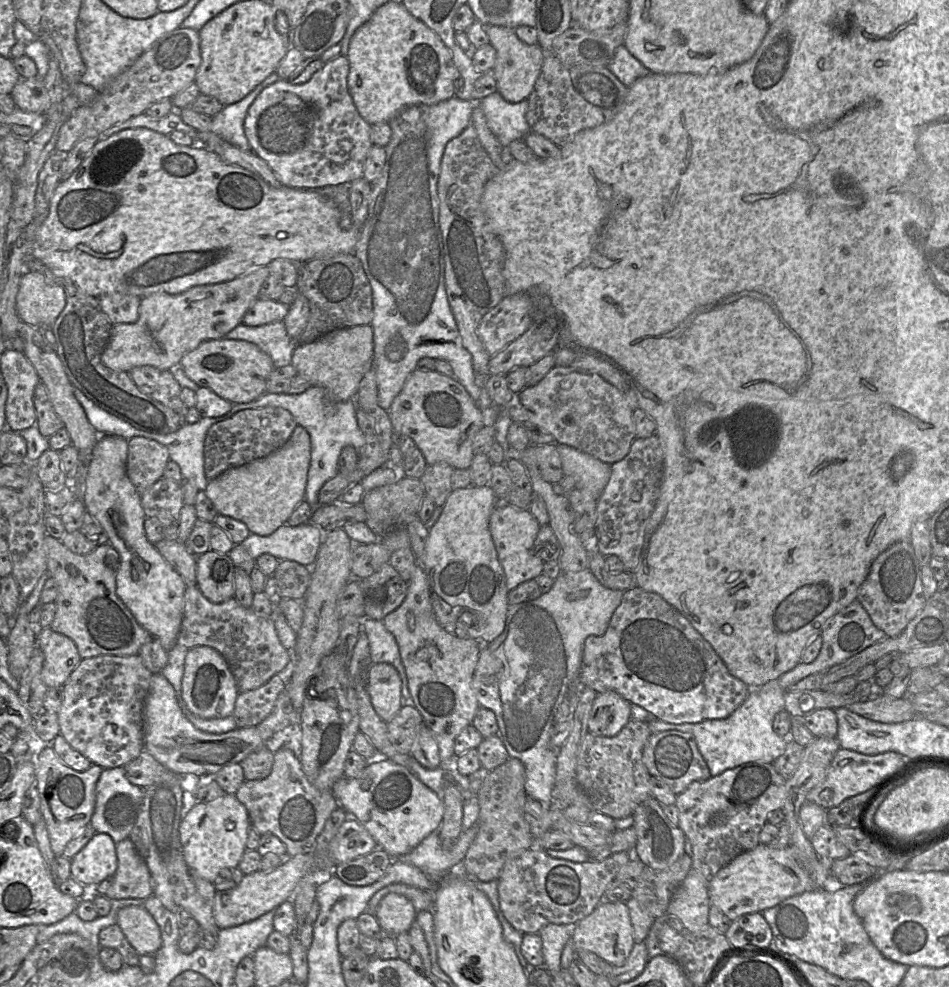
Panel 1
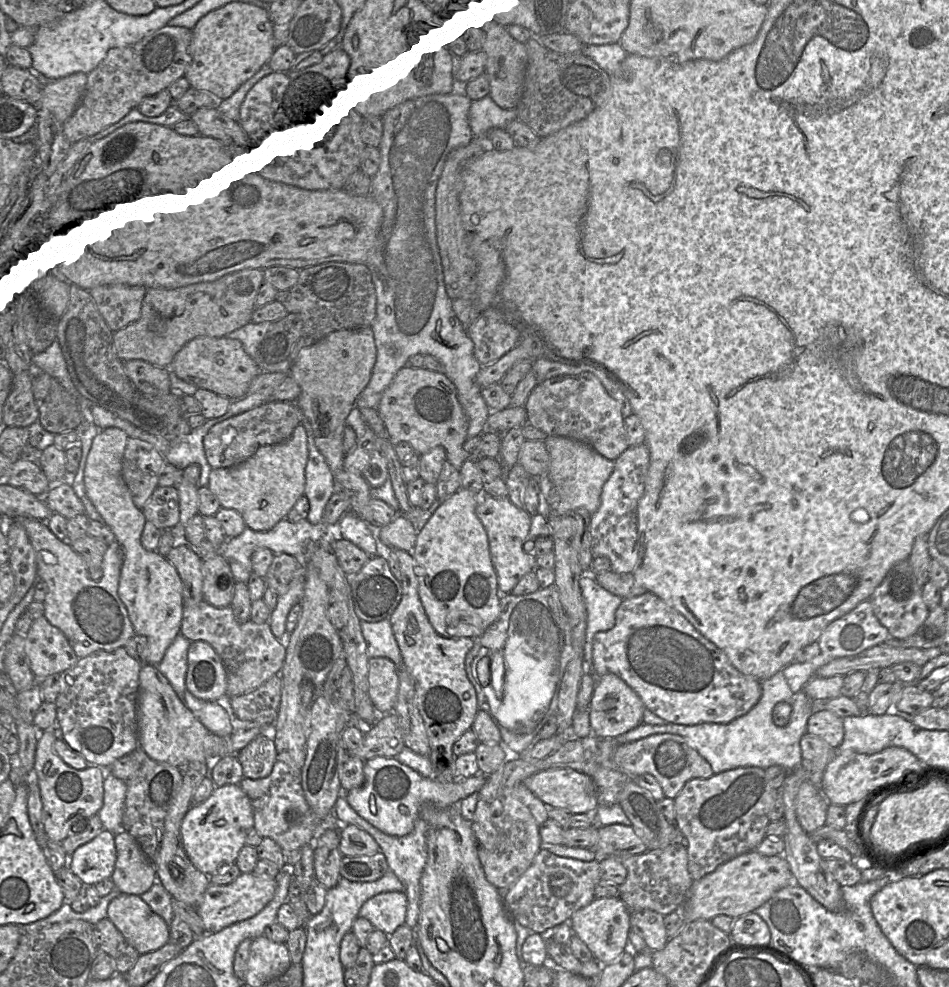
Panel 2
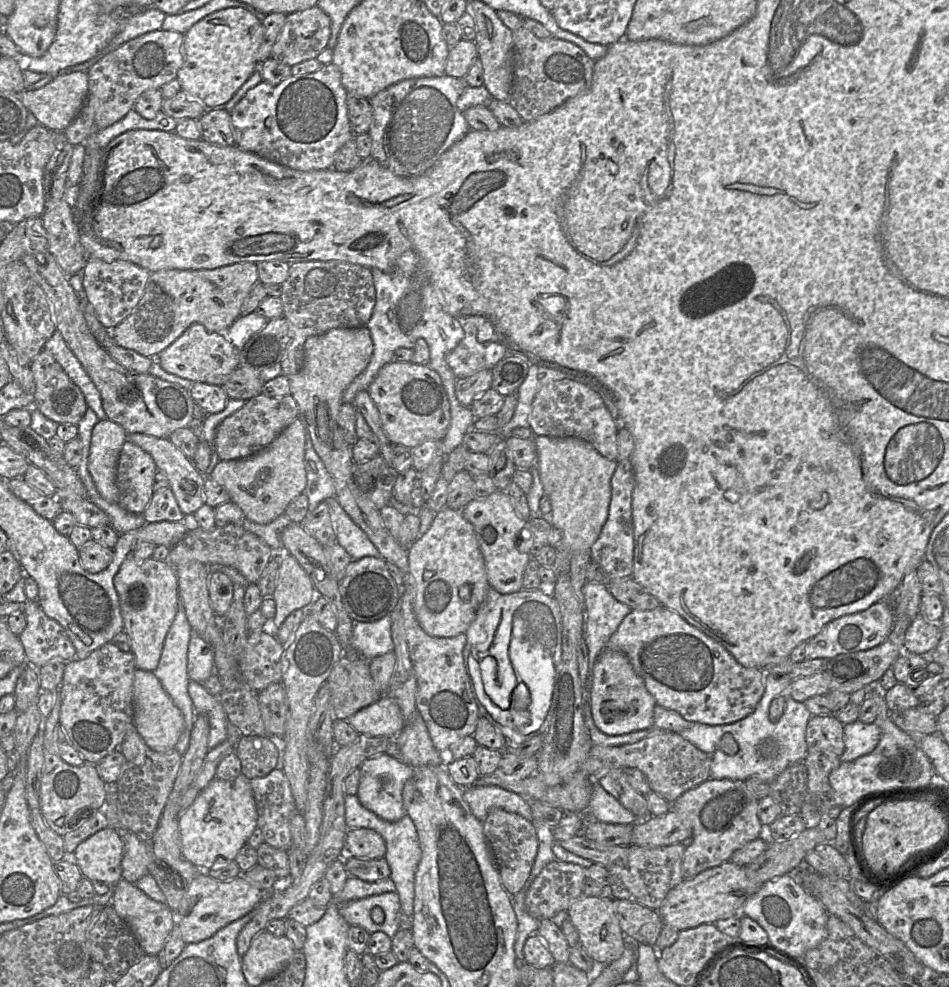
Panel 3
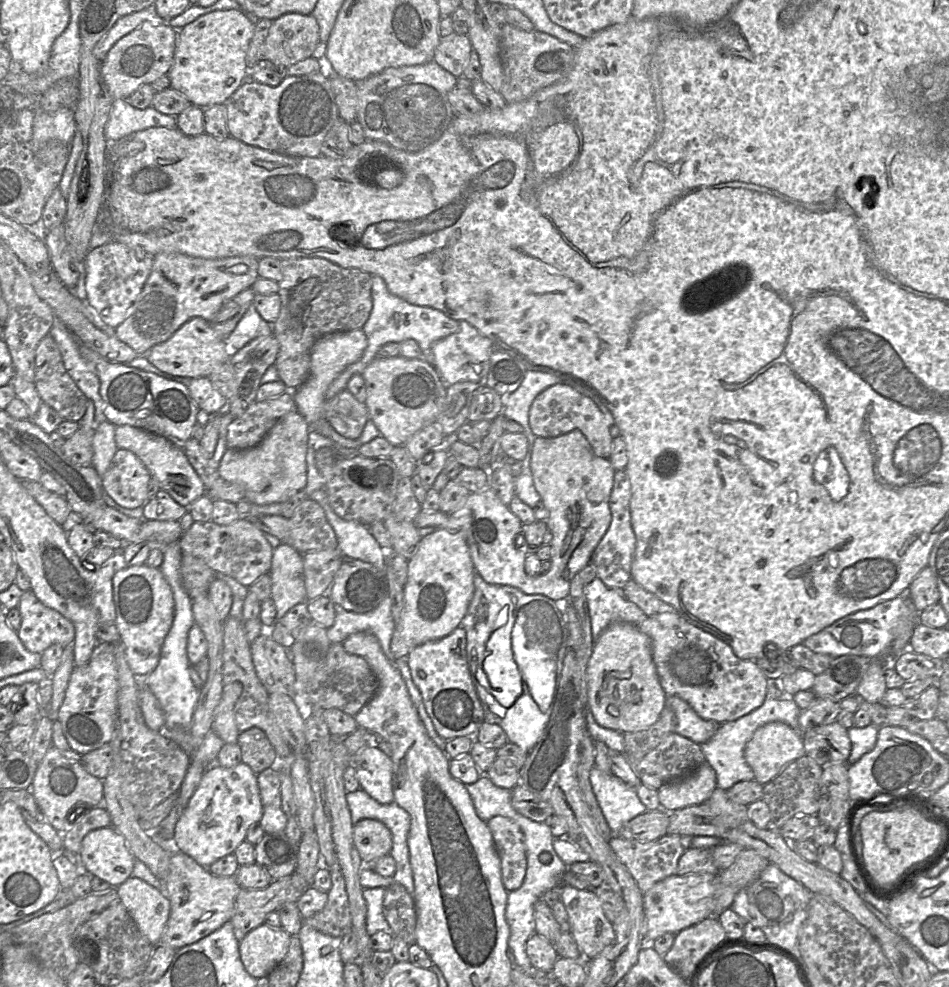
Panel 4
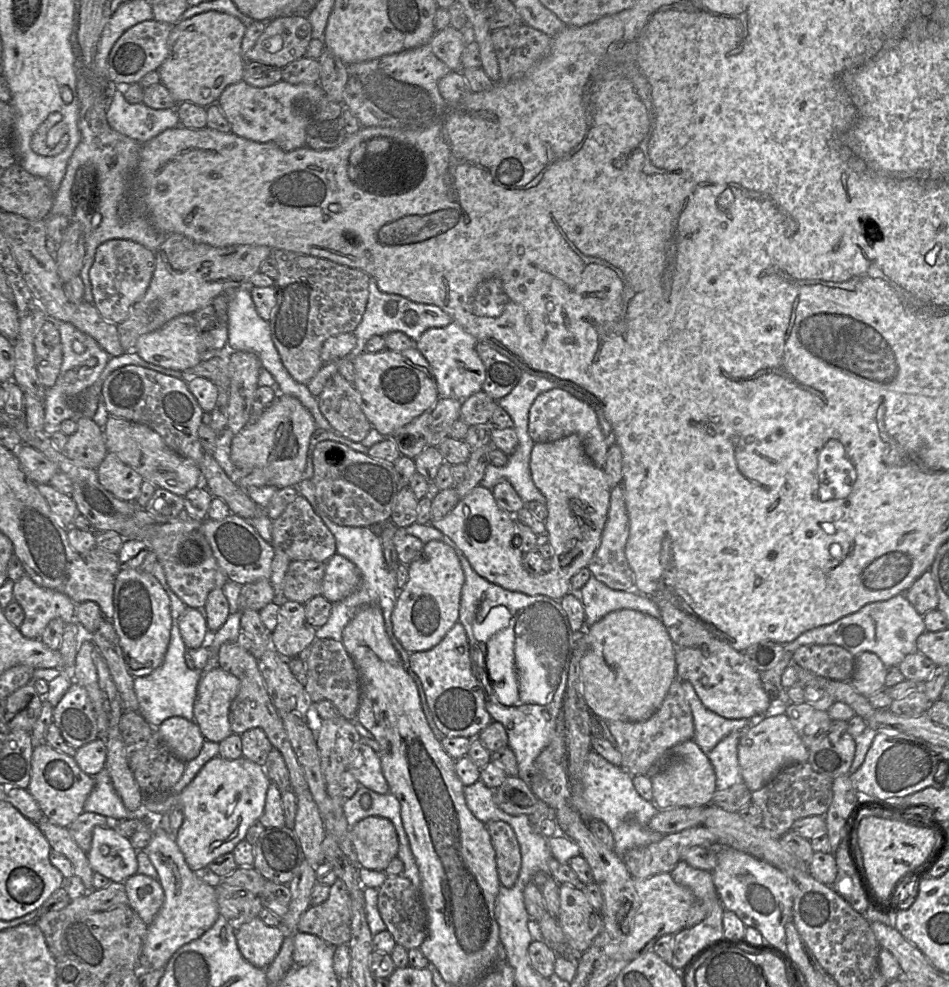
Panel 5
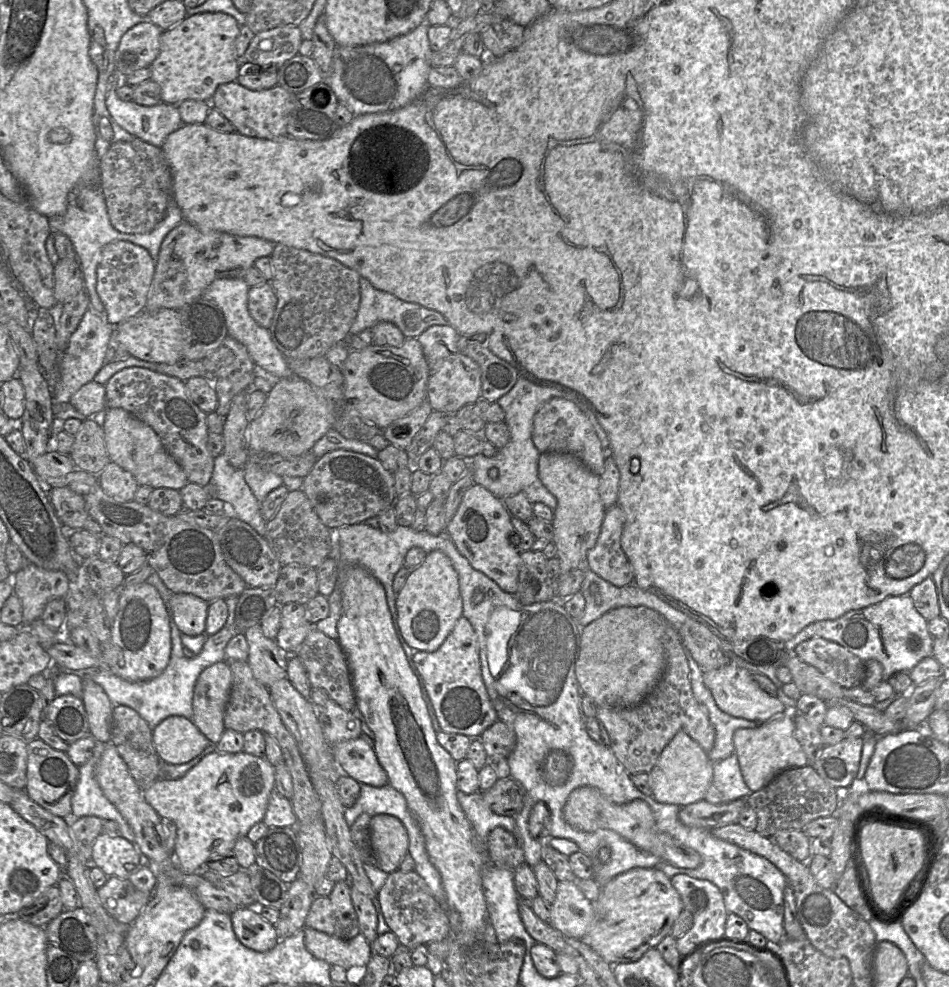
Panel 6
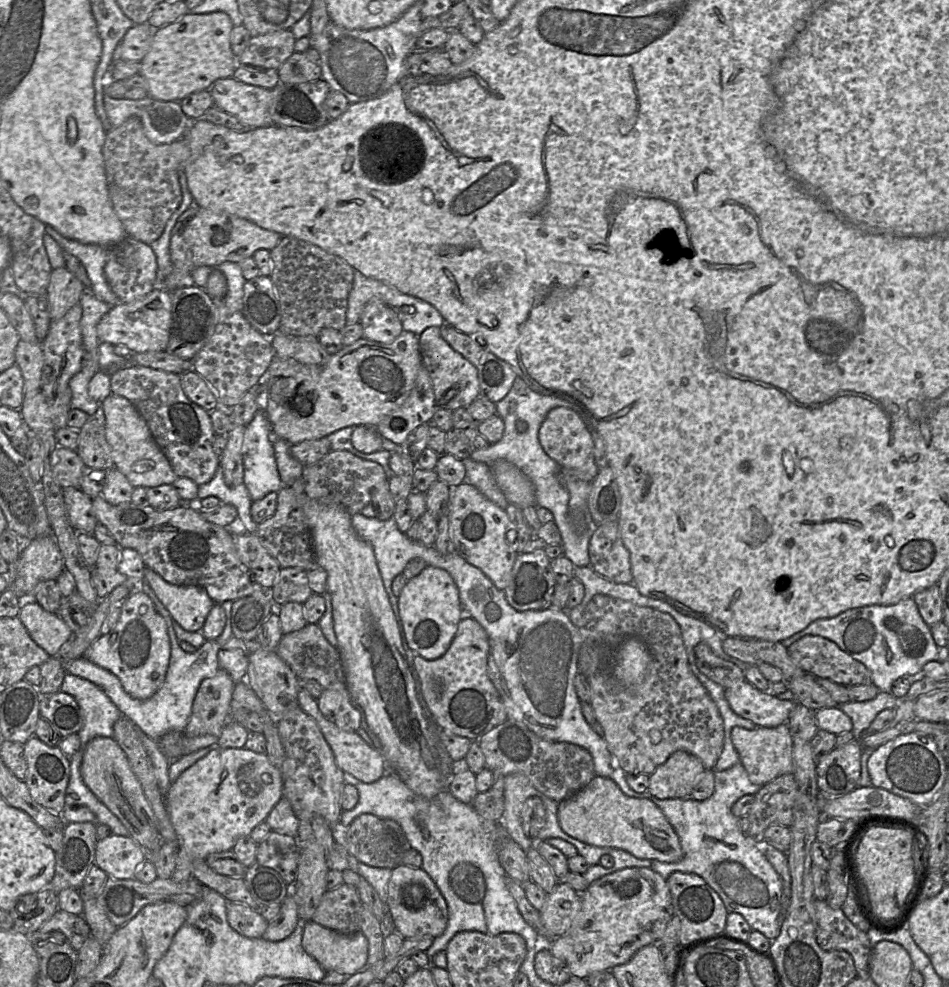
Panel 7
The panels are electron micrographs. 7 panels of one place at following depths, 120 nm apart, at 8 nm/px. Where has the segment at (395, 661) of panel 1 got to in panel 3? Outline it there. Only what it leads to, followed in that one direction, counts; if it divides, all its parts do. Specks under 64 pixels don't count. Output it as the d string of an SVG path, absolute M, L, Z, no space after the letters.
M391 613L373 622L354 620L351 648L366 660L394 651Z

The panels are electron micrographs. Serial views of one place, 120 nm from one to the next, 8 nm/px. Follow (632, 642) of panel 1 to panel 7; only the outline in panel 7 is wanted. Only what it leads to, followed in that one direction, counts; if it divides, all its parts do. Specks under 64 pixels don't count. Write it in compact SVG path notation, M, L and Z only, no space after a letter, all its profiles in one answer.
M747 680L725 688L725 698L738 716L759 727L768 728L787 723L798 704L794 700L782 700L778 696L762 692Z

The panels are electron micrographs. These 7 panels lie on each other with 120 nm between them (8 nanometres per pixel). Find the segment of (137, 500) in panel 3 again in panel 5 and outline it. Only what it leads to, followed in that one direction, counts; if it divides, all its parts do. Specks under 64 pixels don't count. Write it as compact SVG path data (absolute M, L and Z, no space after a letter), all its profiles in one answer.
M108 451L96 471L100 484L112 495L123 501L136 502L144 479L115 453Z

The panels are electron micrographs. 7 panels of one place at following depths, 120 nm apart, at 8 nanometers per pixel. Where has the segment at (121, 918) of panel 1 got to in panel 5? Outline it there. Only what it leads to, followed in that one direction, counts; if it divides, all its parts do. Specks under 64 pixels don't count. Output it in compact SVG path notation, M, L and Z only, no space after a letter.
M136 873L123 882L128 905L148 926L164 902L164 891L158 880Z

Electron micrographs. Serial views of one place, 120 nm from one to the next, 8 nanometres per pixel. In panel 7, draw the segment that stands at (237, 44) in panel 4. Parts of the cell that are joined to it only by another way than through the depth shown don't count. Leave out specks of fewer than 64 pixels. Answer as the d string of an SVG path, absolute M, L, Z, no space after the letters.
M222 11L204 14L186 13L179 20L154 29L149 52L141 61L140 73L148 83L149 97L160 101L181 102L192 93L208 90L212 84L222 78L230 78L240 65L238 57L231 49L231 31L234 28L229 15Z

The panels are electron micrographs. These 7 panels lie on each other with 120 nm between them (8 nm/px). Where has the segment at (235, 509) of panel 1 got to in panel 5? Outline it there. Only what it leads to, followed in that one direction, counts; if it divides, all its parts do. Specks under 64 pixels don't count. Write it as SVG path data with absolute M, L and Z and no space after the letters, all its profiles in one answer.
M279 393L256 421L233 436L231 461L238 469L262 469L268 485L277 489L296 487L303 479L310 439L316 429L312 414L297 398Z

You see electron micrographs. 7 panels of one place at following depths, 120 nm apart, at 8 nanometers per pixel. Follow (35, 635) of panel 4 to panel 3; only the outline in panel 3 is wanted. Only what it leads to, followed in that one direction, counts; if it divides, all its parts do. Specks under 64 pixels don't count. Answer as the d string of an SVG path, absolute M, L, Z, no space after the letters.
M38 600L26 601L24 615L27 625L18 637L29 664L39 669L54 658L75 659L76 649L65 629L44 613Z

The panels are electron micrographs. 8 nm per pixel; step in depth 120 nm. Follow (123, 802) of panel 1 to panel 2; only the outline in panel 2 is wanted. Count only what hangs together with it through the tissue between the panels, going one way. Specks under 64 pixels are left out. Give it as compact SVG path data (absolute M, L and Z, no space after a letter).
M105 773L103 806L98 812L103 827L114 834L123 829L127 785L116 776Z

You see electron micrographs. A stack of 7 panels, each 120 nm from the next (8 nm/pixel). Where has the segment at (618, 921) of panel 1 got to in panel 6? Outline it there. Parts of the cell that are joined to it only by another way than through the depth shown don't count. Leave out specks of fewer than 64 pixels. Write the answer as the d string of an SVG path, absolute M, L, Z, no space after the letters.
M559 881L555 900L551 904L549 924L565 936L581 939L590 930L592 920L592 902L584 896L576 883L569 881Z

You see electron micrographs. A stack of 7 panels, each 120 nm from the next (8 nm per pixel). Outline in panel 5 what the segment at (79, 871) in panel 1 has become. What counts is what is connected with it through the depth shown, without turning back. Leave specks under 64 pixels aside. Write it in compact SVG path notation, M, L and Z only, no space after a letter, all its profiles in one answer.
M96 826L87 859L90 867L111 882L123 883L138 871L137 850L111 826Z

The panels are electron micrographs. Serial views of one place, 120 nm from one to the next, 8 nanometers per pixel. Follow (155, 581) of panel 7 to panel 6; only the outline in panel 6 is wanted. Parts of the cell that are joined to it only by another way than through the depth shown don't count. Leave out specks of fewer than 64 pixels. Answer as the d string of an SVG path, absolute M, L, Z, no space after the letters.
M172 593L169 605L182 634L198 636L205 633L208 602L190 593Z

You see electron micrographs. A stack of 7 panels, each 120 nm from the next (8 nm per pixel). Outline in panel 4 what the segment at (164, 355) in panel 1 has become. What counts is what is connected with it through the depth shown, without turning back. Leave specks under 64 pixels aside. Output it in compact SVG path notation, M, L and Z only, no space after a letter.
M160 253L154 257L153 268L143 290L127 318L115 328L115 333L118 339L131 347L137 355L146 355L153 346L167 341L191 318L201 317L206 321L212 321L228 300L252 287L259 277L258 266L259 259L254 256L205 259L181 253Z

